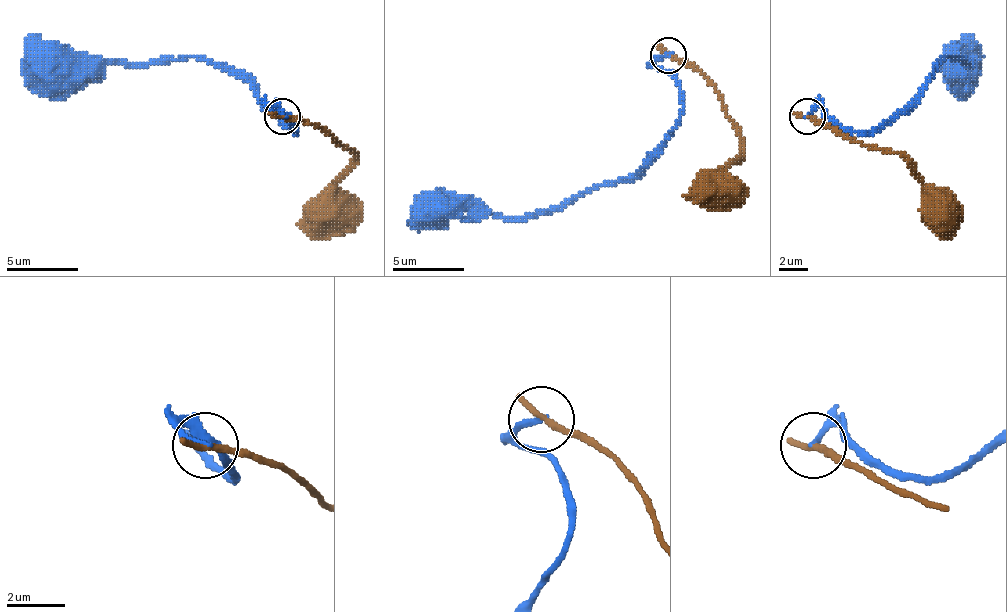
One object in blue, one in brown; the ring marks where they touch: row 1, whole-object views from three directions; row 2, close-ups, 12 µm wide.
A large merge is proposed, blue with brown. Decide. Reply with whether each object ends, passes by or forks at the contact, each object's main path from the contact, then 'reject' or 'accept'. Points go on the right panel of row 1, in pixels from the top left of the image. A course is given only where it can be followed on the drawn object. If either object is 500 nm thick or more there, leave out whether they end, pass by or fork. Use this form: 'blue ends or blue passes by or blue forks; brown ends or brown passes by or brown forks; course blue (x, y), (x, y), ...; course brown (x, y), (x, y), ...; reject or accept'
blue ends; brown ends; course blue (808, 117), (819, 106), (844, 128), (876, 131), (951, 56), (969, 63), (955, 63), (973, 70), (973, 67); course brown (808, 117), (840, 135), (897, 153), (922, 185), (926, 206), (933, 213); reject

